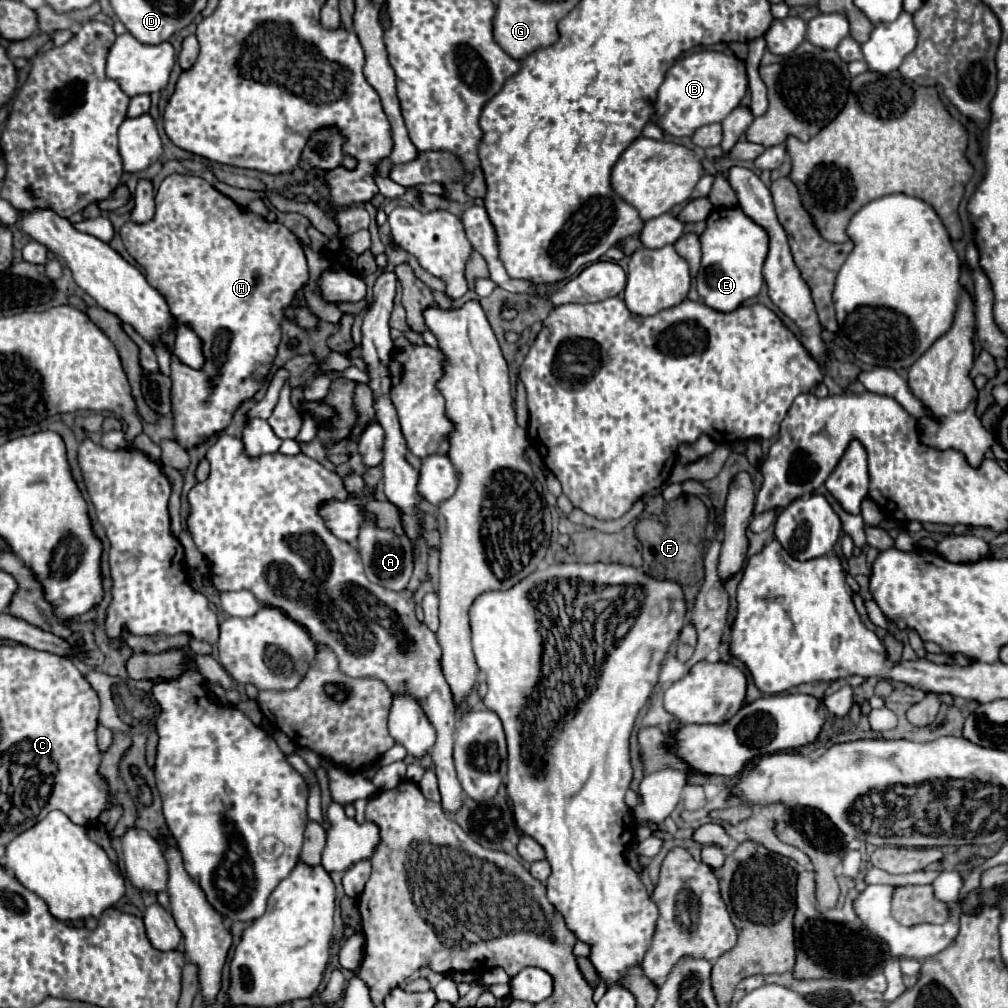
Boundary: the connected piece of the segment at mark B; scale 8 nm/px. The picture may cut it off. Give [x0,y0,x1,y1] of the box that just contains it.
[655,50,747,136]

